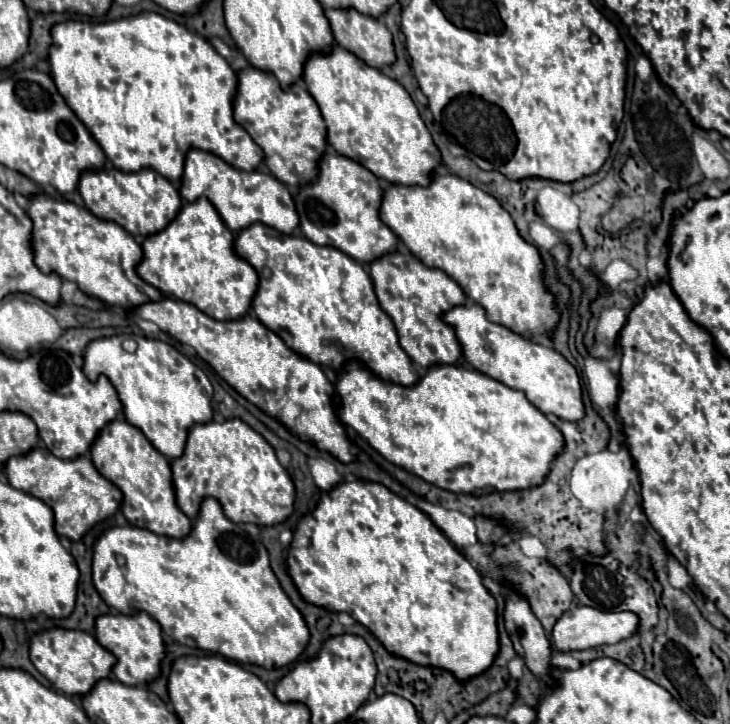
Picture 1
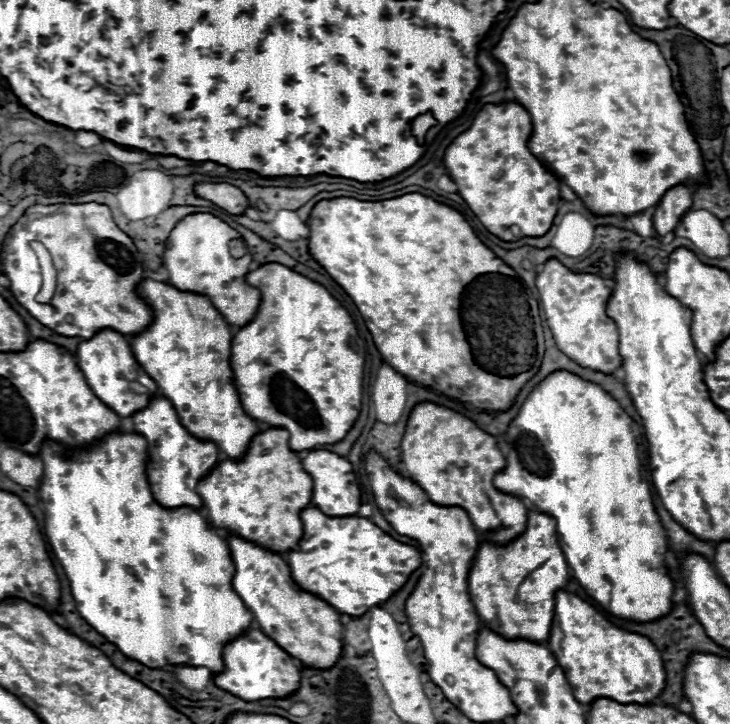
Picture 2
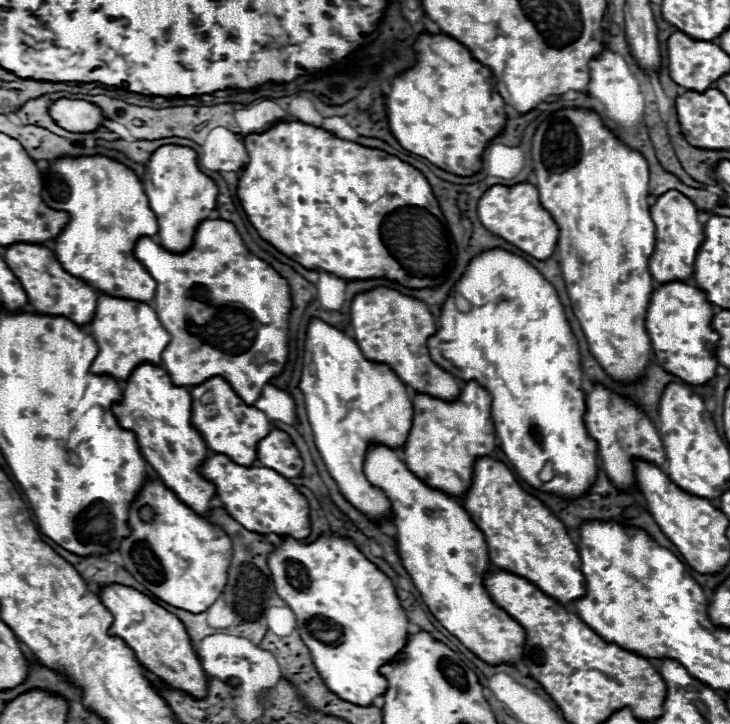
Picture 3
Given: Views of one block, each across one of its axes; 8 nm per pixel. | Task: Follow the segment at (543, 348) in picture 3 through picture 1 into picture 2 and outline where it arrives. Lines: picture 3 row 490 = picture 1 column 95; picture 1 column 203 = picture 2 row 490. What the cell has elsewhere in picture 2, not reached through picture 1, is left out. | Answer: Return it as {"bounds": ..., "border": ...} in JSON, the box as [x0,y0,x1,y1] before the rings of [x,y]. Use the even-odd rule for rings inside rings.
{"bounds":[494,370,674,622],"border":[[[556,370],[552,374],[548,374],[524,400],[524,404],[520,406],[516,418],[510,422],[508,430],[506,430],[506,438],[500,438],[504,456],[506,456],[506,466],[502,472],[498,472],[494,476],[494,486],[502,492],[514,494],[514,496],[522,496],[528,498],[530,504],[534,508],[538,508],[540,512],[552,516],[556,520],[556,536],[558,536],[558,544],[564,552],[564,558],[572,570],[572,576],[580,582],[580,586],[586,590],[586,594],[590,594],[602,608],[606,608],[608,612],[612,612],[614,616],[622,616],[626,620],[636,620],[636,622],[646,622],[646,620],[656,620],[664,614],[670,612],[672,608],[672,592],[674,592],[674,582],[666,570],[664,564],[664,554],[666,554],[666,532],[662,528],[662,522],[654,510],[652,504],[652,494],[650,494],[650,486],[642,482],[640,478],[640,460],[638,460],[638,448],[636,448],[636,436],[634,436],[634,426],[632,426],[632,418],[622,410],[622,406],[606,392],[602,390],[598,384],[592,384],[588,380],[582,380],[580,376],[568,372],[568,370]]]}

